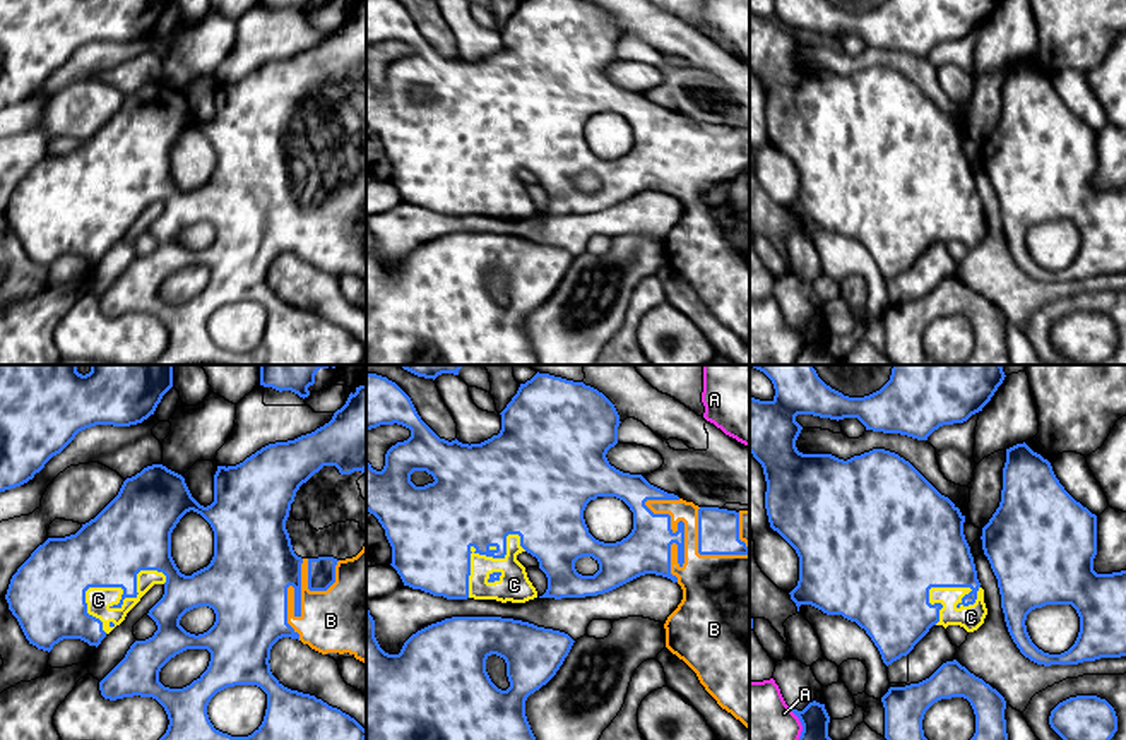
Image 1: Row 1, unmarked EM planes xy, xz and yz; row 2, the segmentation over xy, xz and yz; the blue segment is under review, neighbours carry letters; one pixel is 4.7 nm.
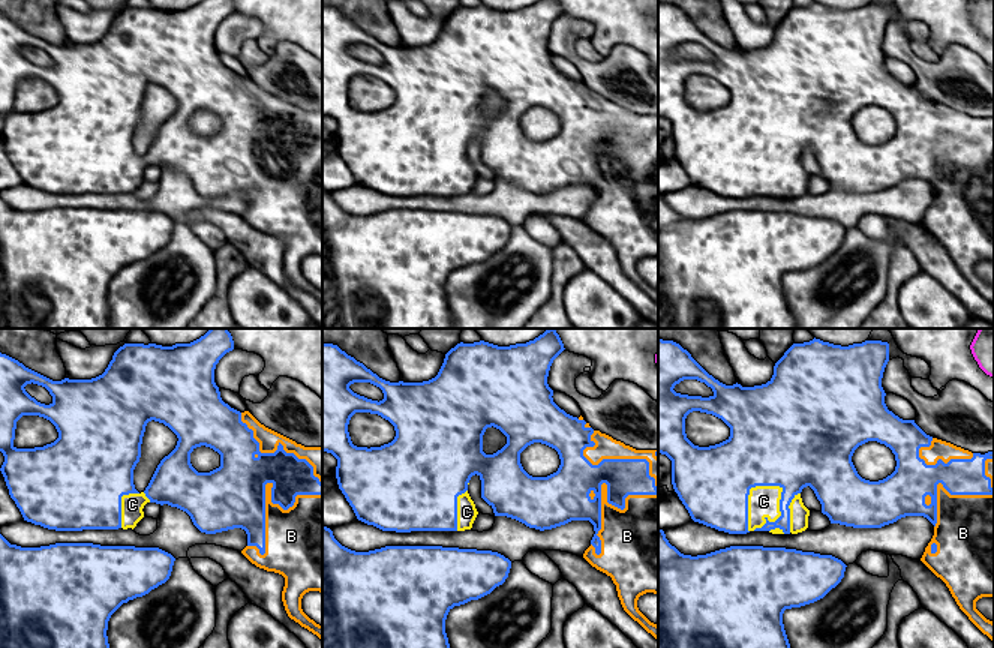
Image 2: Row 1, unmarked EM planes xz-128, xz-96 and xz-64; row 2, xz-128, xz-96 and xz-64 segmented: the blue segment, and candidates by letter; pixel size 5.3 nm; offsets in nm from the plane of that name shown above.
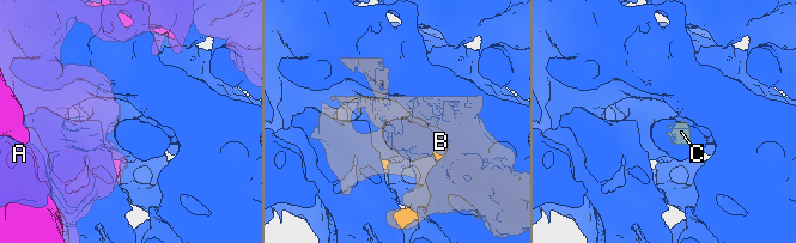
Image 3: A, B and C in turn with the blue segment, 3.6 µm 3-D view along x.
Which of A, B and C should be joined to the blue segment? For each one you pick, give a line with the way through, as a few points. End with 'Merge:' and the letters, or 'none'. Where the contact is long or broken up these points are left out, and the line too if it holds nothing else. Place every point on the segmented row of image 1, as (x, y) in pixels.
Merge: B, C

